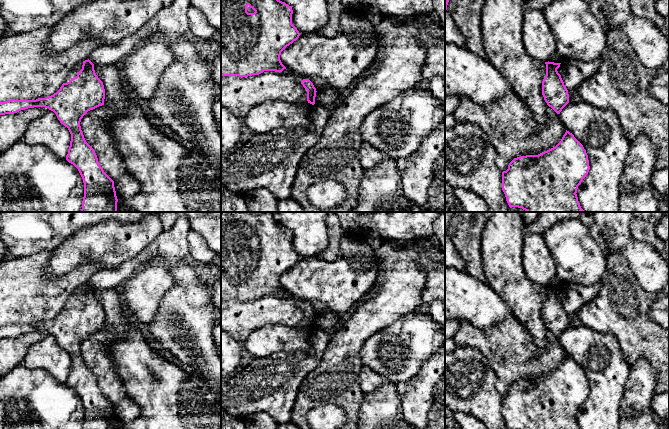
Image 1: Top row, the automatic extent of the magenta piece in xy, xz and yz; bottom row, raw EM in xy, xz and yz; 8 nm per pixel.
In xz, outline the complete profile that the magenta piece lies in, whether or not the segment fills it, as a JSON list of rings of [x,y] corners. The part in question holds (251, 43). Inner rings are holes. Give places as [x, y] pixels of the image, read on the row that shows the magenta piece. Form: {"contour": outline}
{"contour": [[[221,0],[221,76],[239,76],[248,77],[259,75],[264,71],[282,72],[286,67],[280,60],[281,52],[294,41],[296,41],[300,33],[292,24],[293,10],[291,6],[280,0]]]}

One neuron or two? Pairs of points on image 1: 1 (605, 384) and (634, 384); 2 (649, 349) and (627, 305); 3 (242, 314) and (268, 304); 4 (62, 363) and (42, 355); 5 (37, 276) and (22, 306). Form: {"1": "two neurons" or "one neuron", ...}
{"1": "two neurons", "2": "one neuron", "3": "one neuron", "4": "one neuron", "5": "one neuron"}

